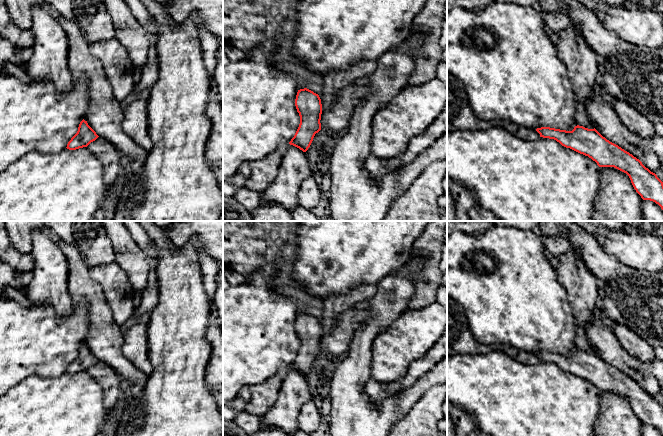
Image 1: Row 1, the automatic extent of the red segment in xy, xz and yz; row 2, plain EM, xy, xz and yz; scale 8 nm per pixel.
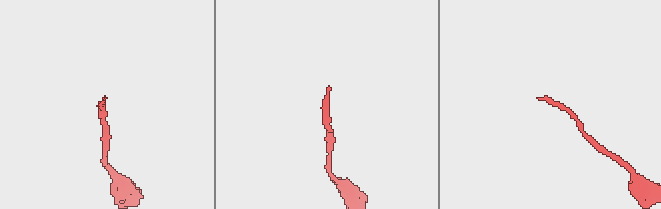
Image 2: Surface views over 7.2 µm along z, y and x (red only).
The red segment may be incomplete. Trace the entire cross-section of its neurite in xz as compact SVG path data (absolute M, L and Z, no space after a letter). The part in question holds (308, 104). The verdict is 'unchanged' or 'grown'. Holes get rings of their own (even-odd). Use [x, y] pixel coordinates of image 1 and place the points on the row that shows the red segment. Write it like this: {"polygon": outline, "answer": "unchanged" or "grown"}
{"polygon": "M307 88L300 89L296 95L295 106L300 116L300 124L289 144L306 152L315 134L321 130L321 99Z", "answer": "unchanged"}

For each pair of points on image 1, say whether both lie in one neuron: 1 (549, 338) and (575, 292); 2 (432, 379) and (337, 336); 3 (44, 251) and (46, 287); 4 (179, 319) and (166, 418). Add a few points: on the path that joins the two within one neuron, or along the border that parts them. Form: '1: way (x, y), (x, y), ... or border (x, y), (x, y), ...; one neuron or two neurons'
1: border (558, 280), (566, 293), (575, 324); two neurons
2: border (363, 322), (355, 332), (347, 352); two neurons
3: way (46, 260), (46, 278); one neuron
4: way (178, 344), (176, 393); one neuron

